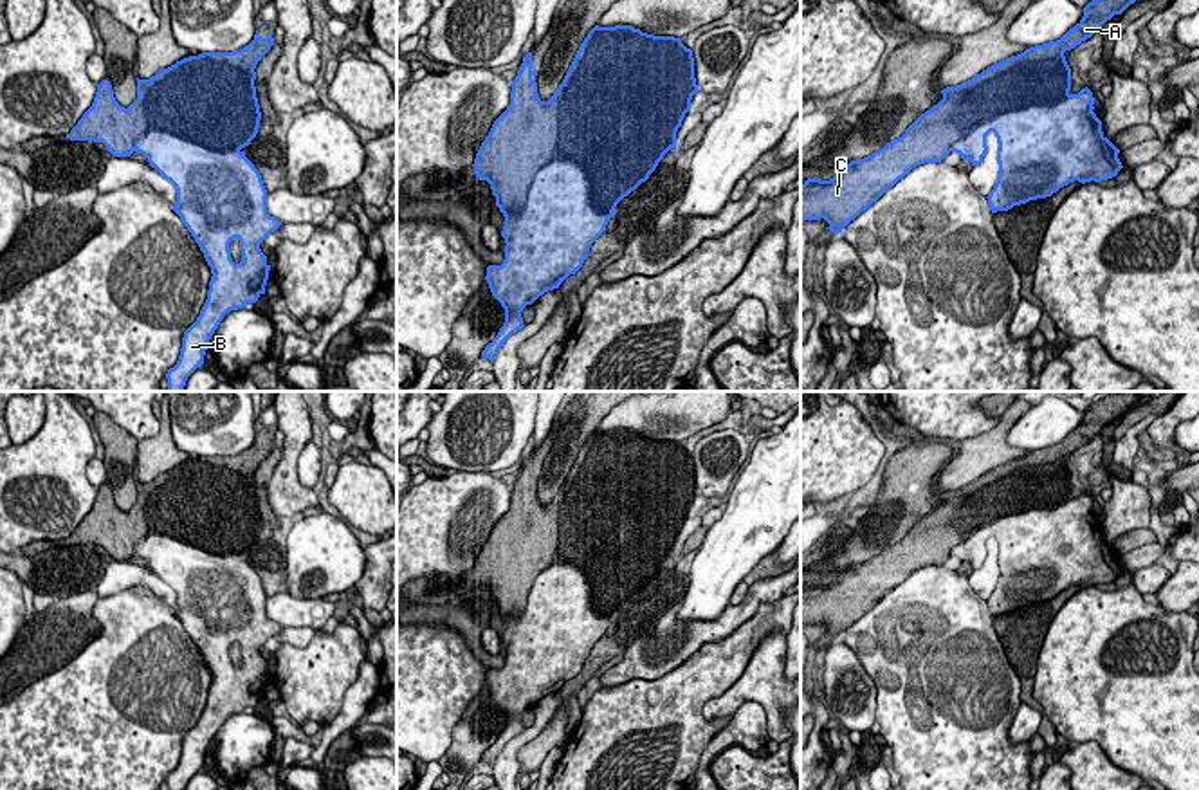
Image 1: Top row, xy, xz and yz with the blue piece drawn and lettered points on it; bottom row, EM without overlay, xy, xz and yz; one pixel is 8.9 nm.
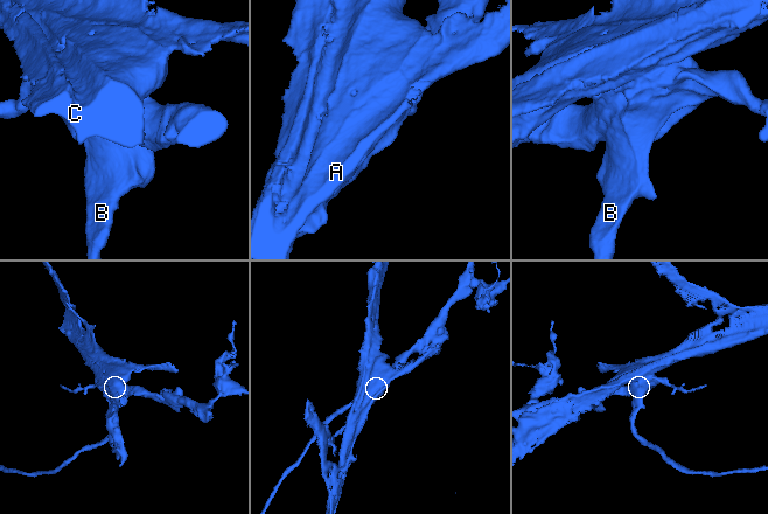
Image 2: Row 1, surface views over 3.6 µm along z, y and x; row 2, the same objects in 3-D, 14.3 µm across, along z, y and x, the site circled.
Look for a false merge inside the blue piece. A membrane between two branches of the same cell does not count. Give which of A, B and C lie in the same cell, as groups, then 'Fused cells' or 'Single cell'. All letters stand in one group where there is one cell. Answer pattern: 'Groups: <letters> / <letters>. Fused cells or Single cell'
Groups: A C / B. Fused cells

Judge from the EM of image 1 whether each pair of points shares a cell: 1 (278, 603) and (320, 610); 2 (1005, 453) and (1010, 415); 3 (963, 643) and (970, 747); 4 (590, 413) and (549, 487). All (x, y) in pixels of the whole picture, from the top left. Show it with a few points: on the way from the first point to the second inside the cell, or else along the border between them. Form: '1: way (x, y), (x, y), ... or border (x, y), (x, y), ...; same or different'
1: way (289, 610), (309, 610); same
2: way (1001, 444), (1001, 428), (1005, 424); same
3: way (963, 668), (963, 722); same
4: way (574, 431), (556, 469); same

